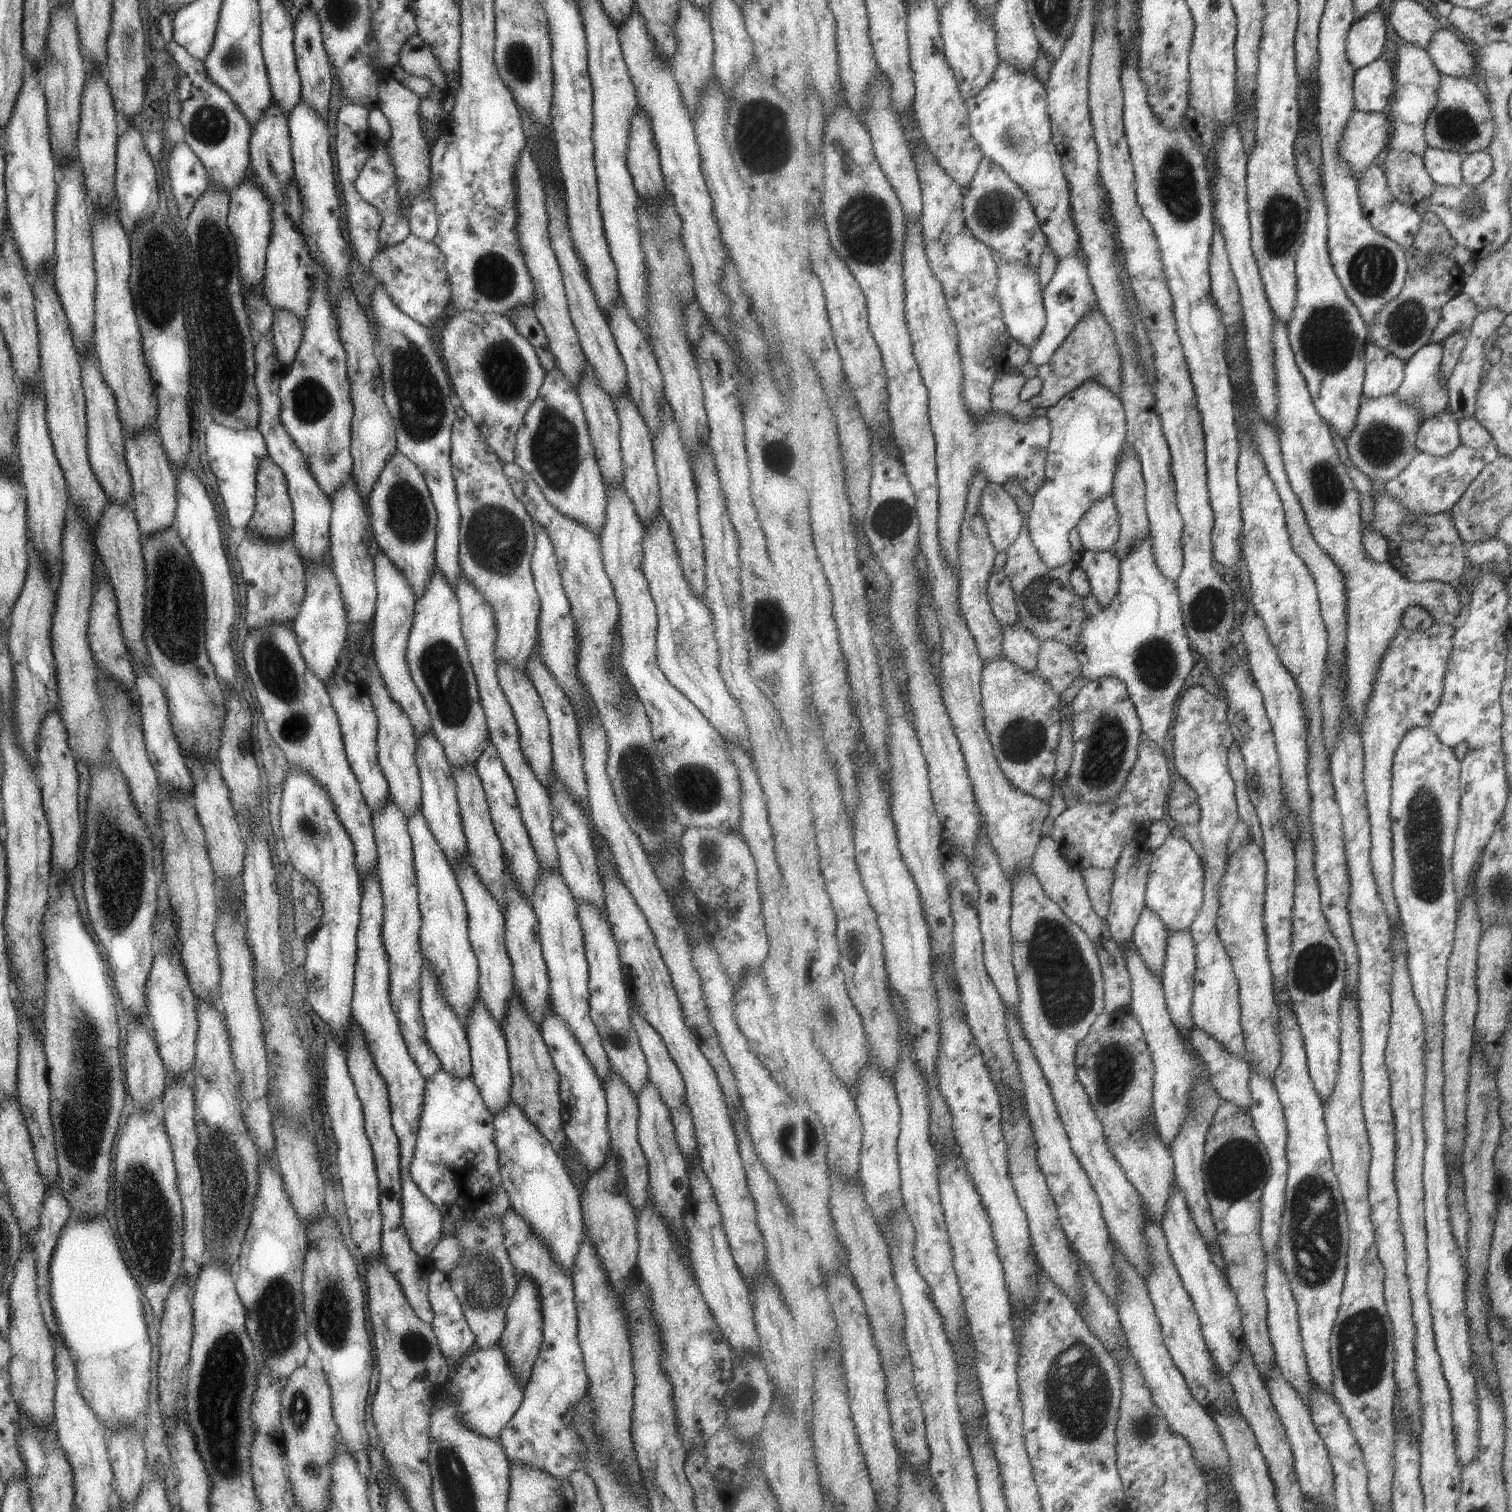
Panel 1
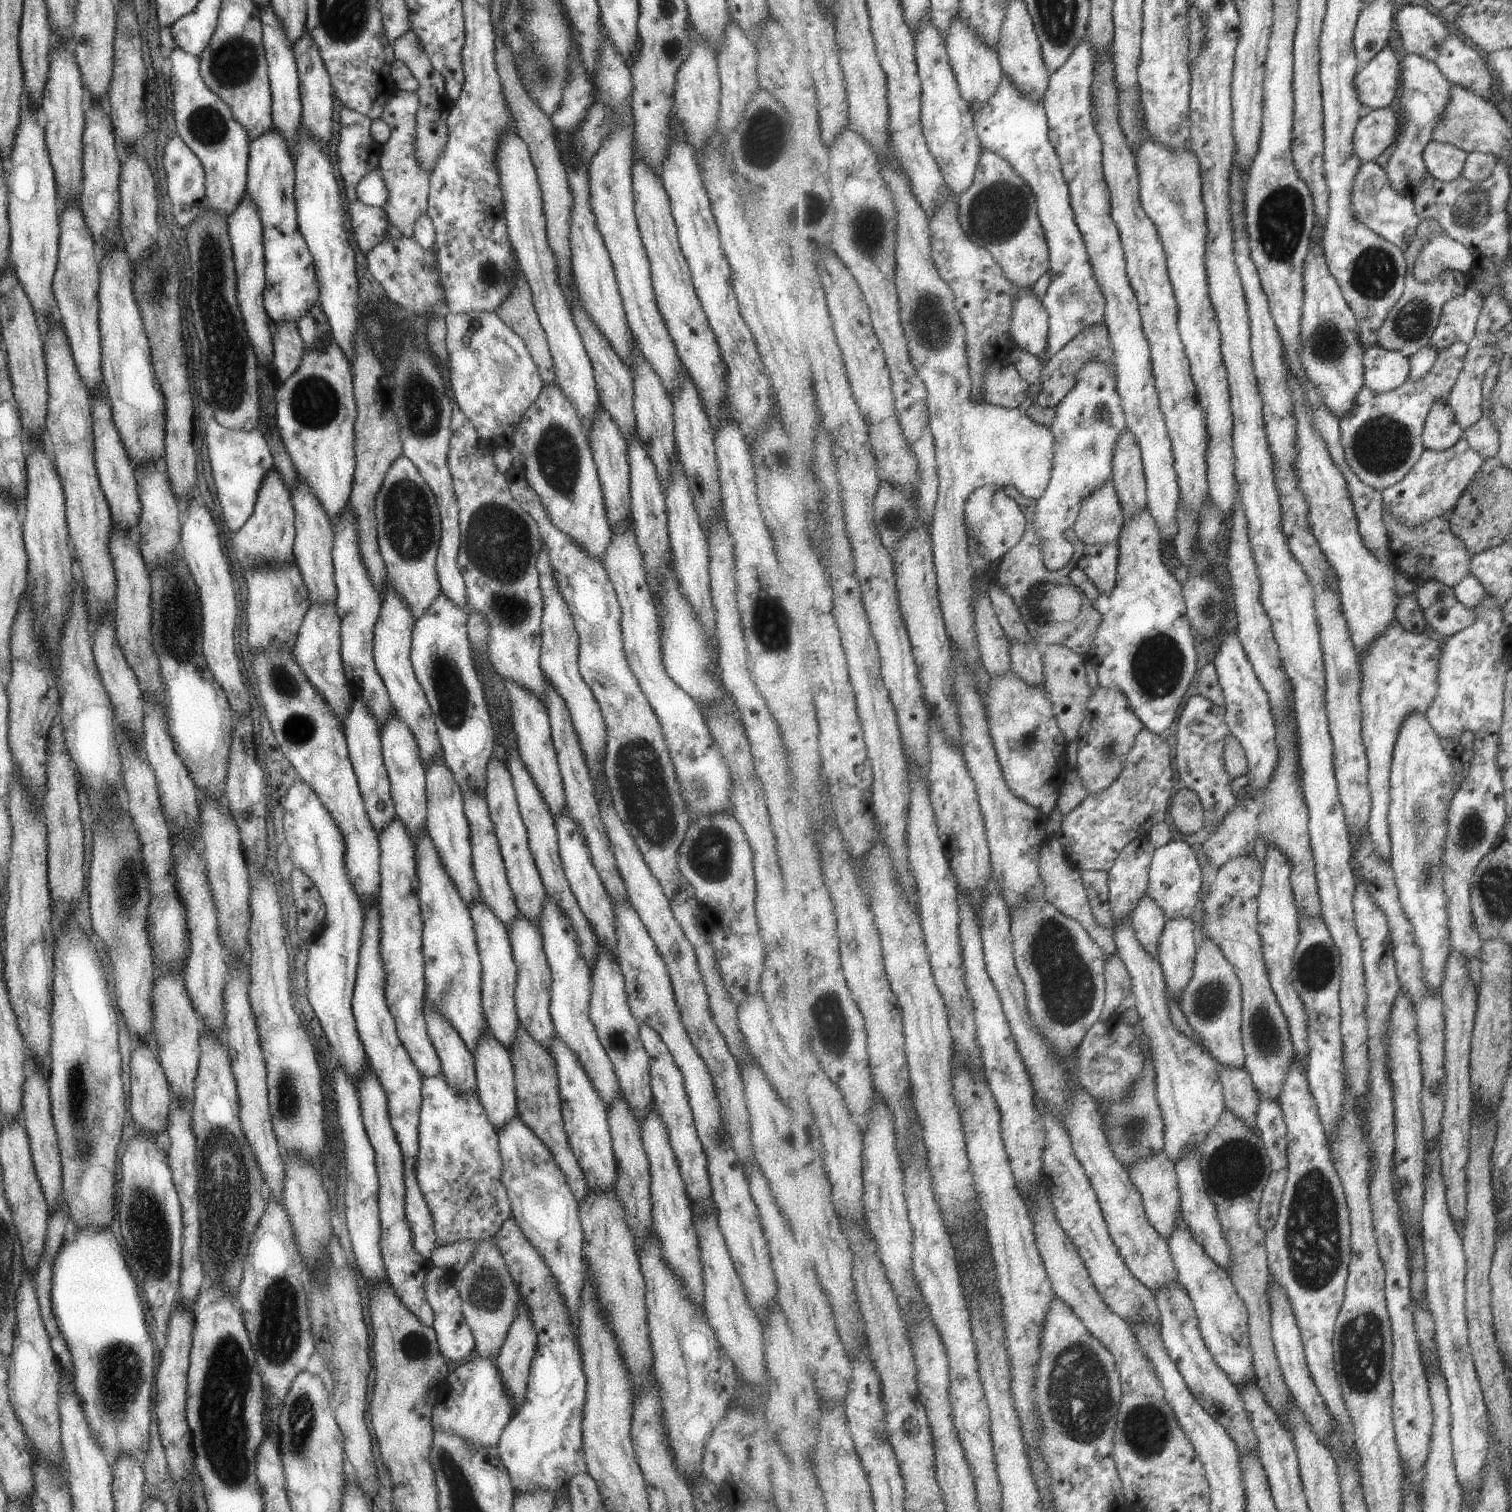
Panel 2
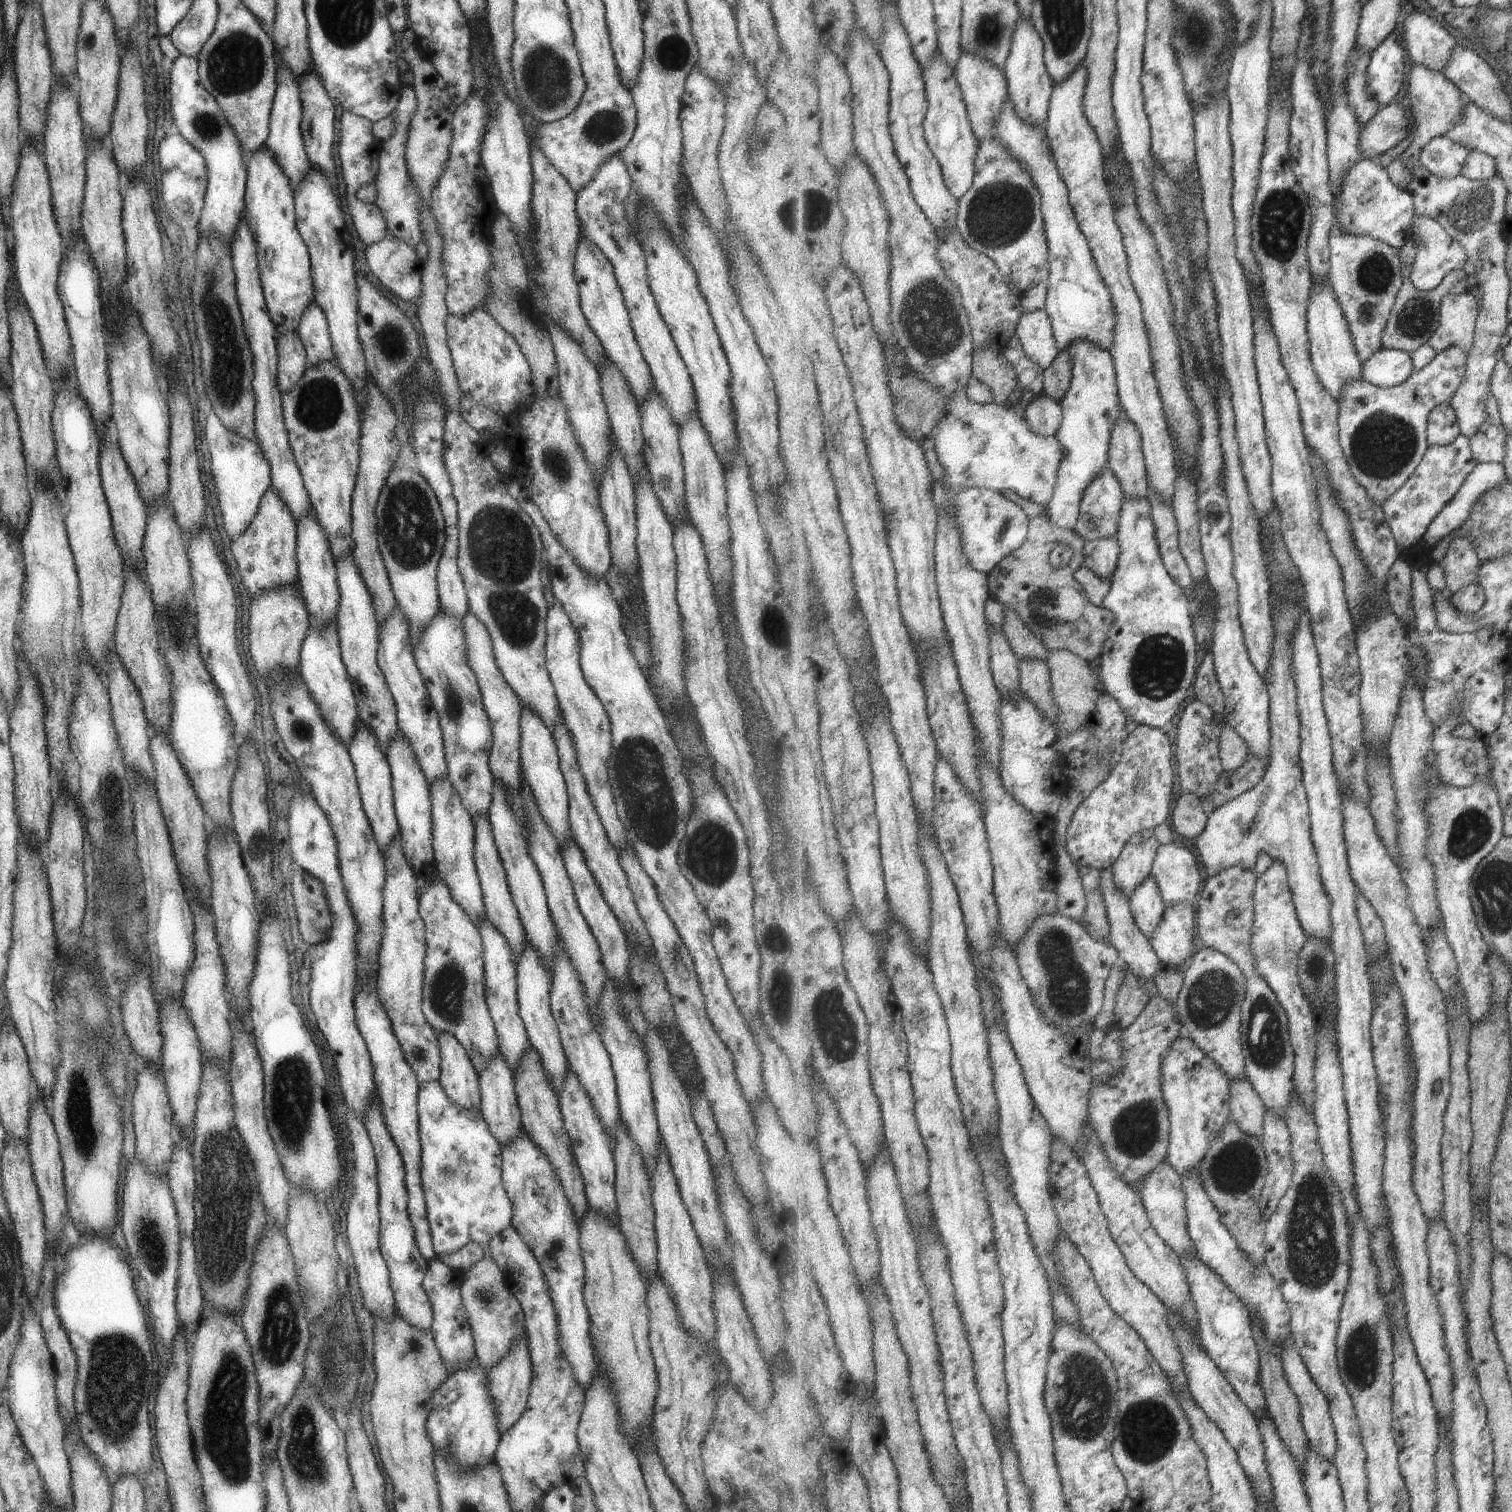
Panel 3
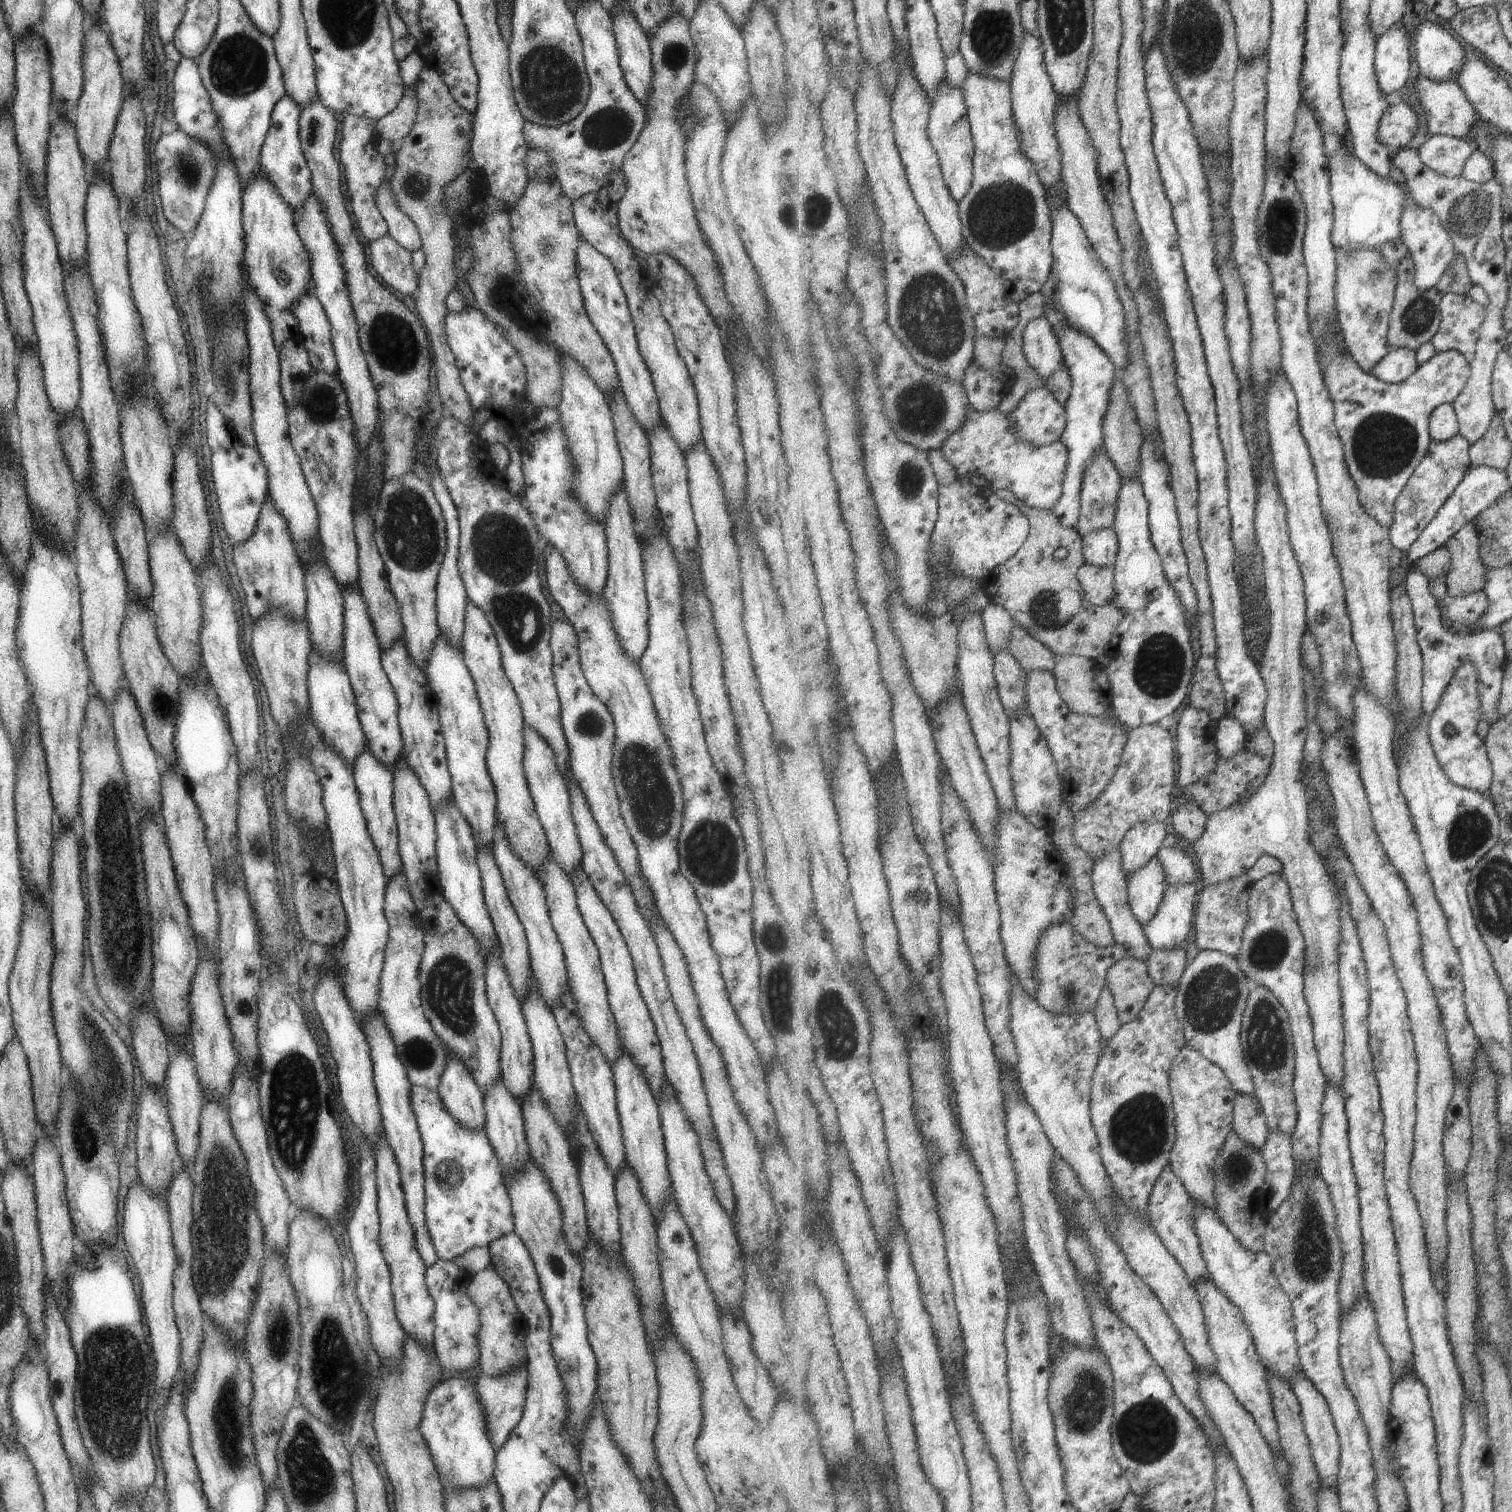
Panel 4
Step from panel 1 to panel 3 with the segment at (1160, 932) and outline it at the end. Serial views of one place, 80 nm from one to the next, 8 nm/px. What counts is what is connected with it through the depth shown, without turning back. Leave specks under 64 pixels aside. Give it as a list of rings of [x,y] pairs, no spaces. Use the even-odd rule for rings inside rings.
[[[1152,875],[1145,880],[1137,892],[1133,892],[1130,906],[1137,926],[1151,942],[1161,926],[1161,920],[1165,918],[1166,910],[1159,884]]]

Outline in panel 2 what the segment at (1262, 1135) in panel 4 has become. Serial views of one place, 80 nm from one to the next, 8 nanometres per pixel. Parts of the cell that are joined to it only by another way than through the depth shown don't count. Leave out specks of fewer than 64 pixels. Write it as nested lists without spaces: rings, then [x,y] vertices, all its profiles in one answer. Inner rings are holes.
[[[1218,1061],[1217,1074],[1223,1084],[1228,1110],[1243,1120],[1249,1129],[1257,1130],[1257,1116],[1260,1112],[1261,1102],[1251,1074],[1245,1068],[1225,1066]]]

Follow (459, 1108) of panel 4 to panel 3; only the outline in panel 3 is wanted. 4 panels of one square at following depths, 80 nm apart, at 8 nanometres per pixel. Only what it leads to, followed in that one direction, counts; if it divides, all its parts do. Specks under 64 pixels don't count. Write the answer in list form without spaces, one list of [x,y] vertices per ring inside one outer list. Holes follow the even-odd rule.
[[[437,1033],[437,1040],[440,1054],[440,1075],[437,1081],[447,1098],[460,1108],[480,1110],[478,1074],[467,1053],[450,1034]]]

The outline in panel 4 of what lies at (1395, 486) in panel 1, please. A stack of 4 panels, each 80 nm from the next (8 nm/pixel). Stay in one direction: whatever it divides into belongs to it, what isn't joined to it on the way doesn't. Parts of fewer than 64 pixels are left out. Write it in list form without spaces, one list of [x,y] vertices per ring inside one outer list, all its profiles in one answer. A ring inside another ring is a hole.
[[[1461,434],[1448,441],[1432,441],[1427,454],[1409,479],[1399,499],[1396,500],[1393,526],[1390,528],[1393,546],[1407,554],[1412,544],[1421,533],[1433,522],[1445,502],[1460,486],[1471,469],[1470,451],[1472,444]]]

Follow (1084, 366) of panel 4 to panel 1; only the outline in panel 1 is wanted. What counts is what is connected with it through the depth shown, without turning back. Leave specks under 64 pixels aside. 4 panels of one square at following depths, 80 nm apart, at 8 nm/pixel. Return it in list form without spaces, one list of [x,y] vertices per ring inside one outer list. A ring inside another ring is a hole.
[[[1089,381],[1047,410],[1052,428],[1046,479],[1033,499],[1029,528],[1049,568],[1063,566],[1074,556],[1066,551],[1066,534],[1077,528],[1093,503],[1113,494],[1117,465],[1128,442],[1128,417],[1120,397]]]

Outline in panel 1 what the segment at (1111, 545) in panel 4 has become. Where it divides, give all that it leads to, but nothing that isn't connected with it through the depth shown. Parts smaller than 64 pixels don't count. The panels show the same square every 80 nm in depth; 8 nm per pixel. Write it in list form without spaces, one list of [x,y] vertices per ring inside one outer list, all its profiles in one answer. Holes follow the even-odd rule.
[[[1116,548],[1103,551],[1102,553],[1086,549],[1080,560],[1079,566],[1088,574],[1090,583],[1092,584],[1092,594],[1097,597],[1098,603],[1102,607],[1107,608],[1120,590],[1120,561],[1121,558],[1118,556]]]

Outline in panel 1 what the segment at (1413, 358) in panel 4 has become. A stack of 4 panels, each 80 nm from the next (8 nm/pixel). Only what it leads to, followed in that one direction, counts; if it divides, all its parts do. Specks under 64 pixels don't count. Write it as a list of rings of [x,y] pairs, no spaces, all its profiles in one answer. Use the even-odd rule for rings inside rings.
[[[1370,341],[1365,360],[1364,395],[1379,398],[1397,393],[1406,379],[1407,362]]]

